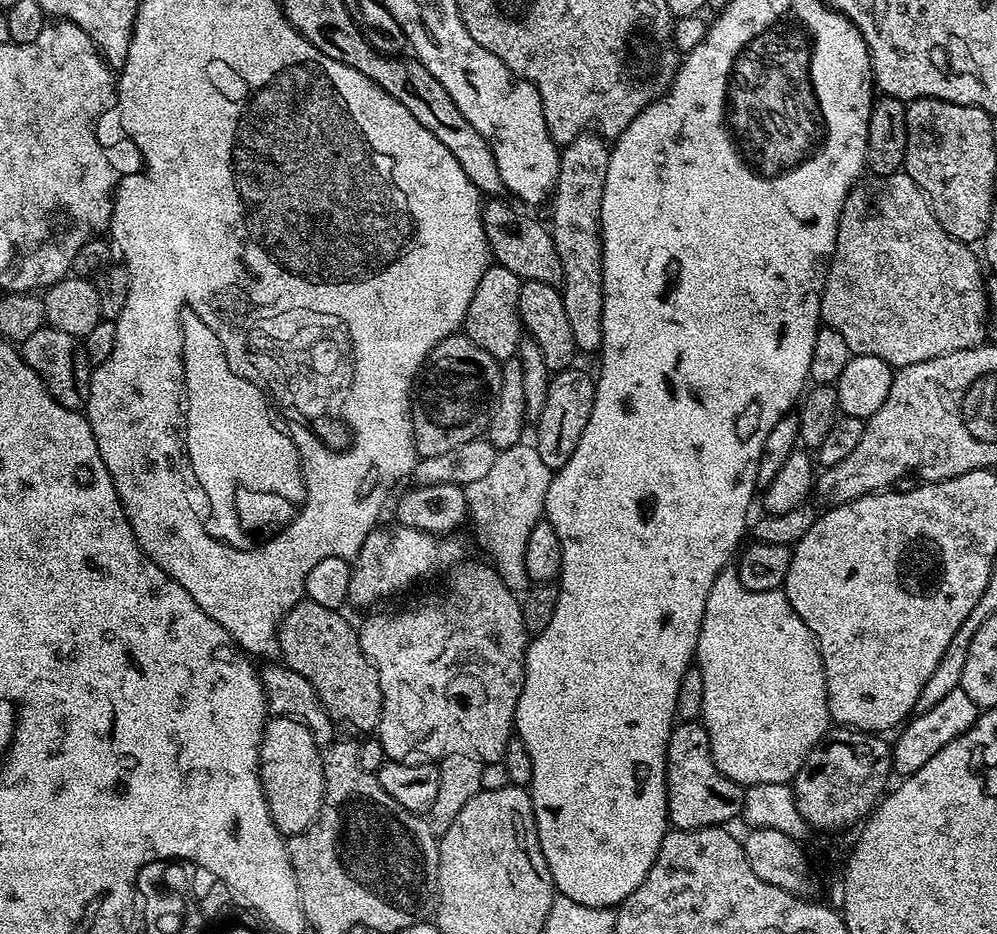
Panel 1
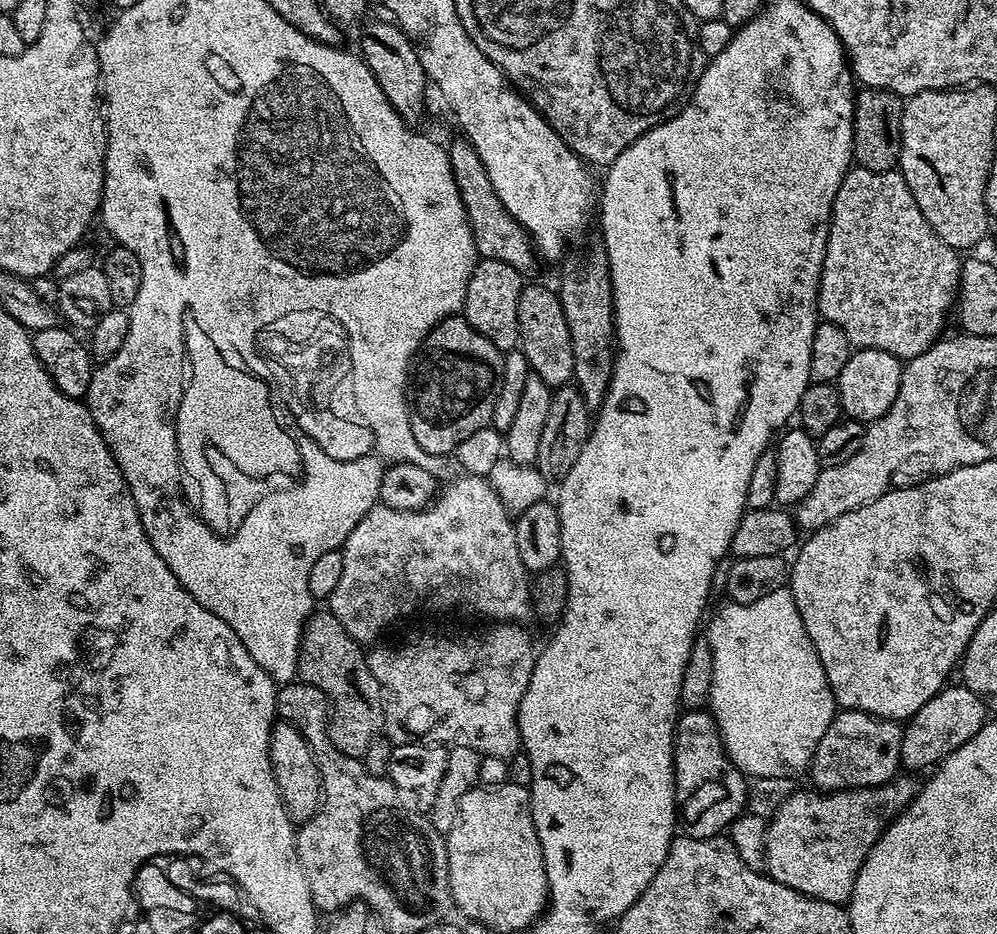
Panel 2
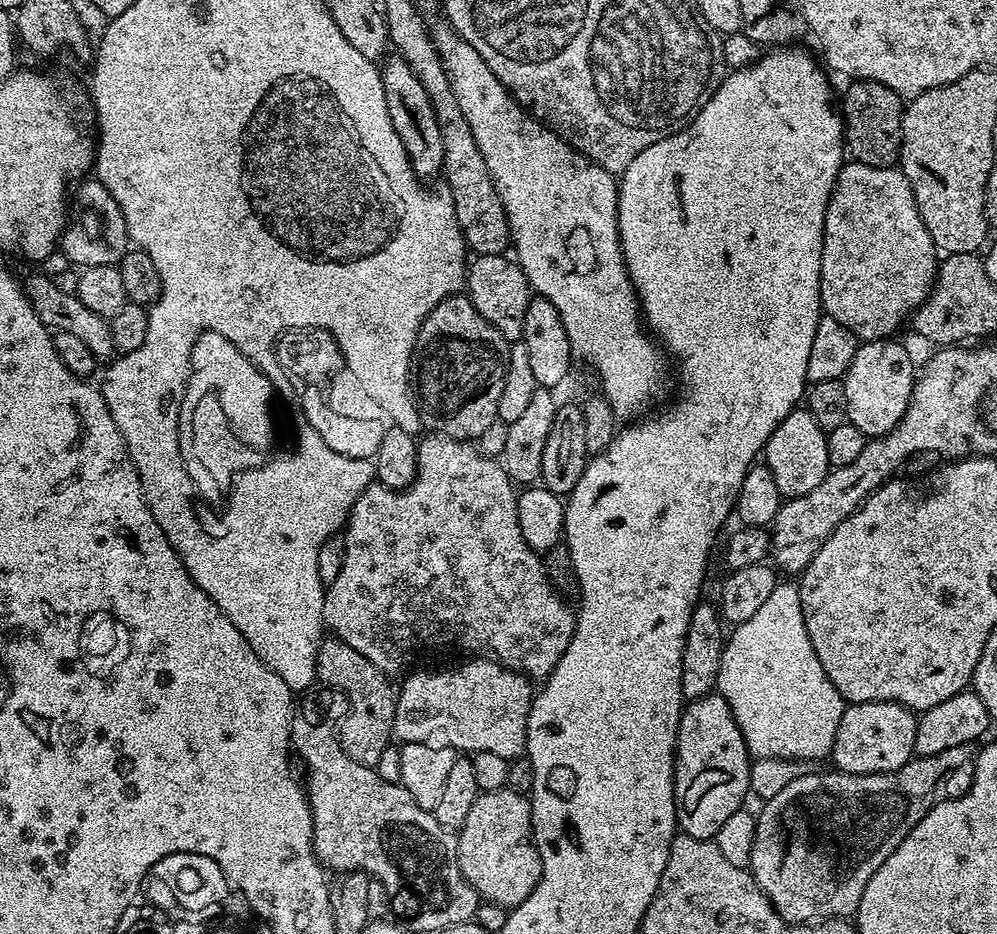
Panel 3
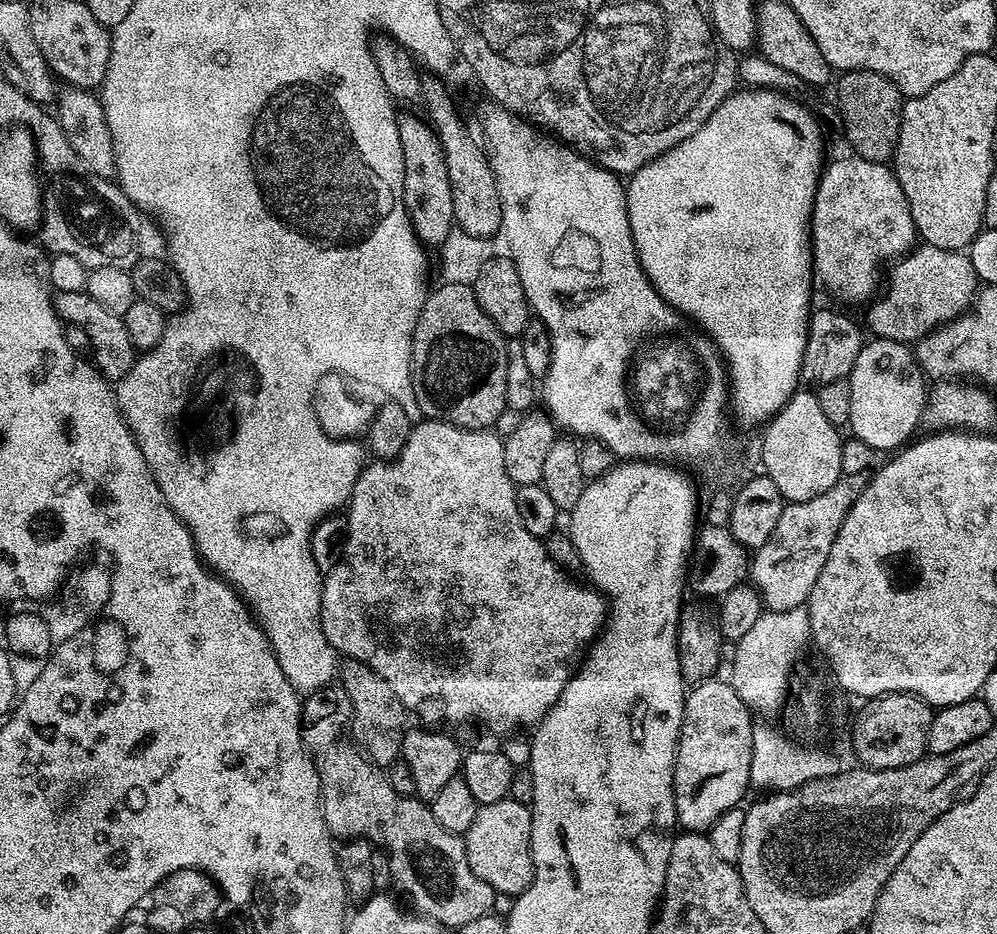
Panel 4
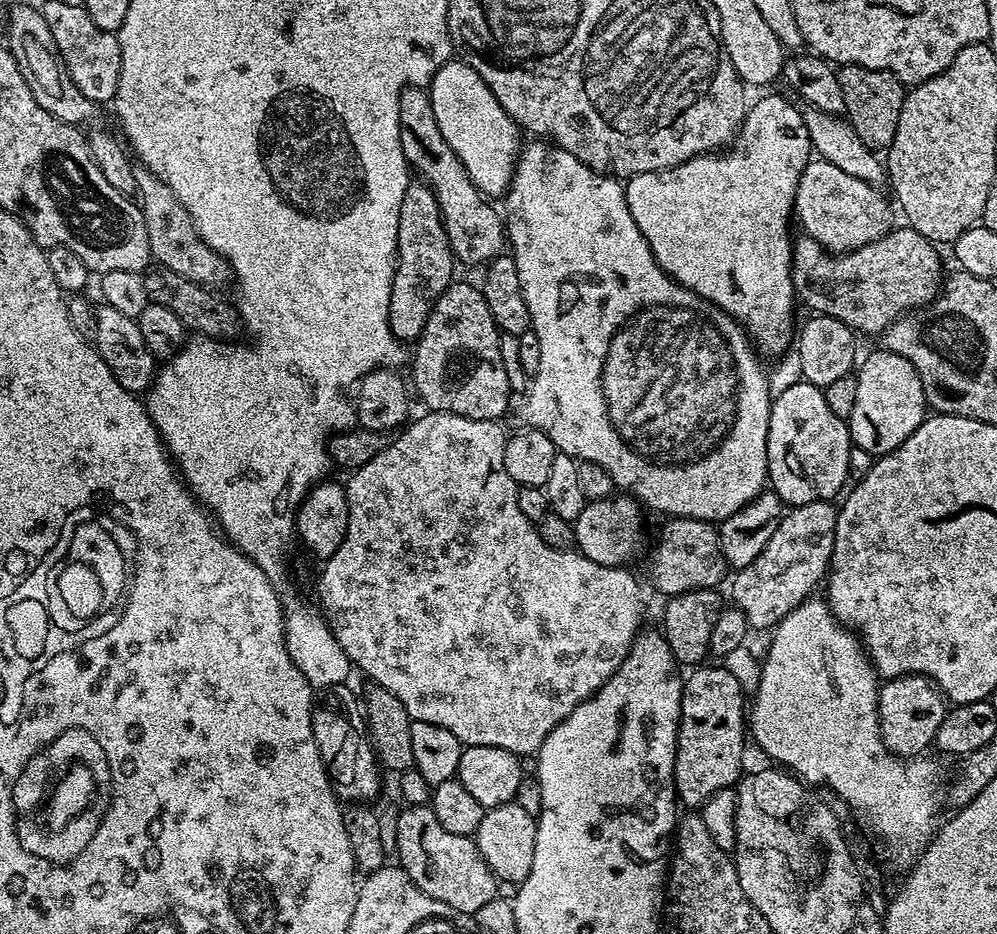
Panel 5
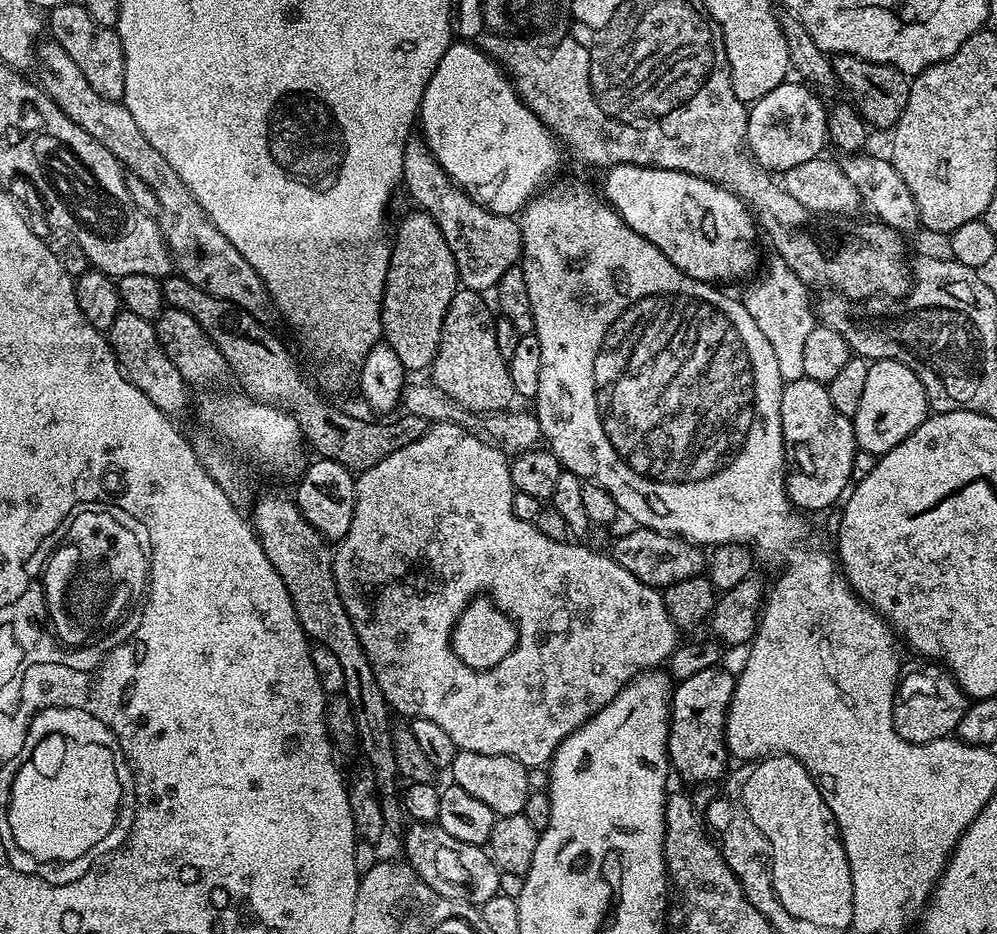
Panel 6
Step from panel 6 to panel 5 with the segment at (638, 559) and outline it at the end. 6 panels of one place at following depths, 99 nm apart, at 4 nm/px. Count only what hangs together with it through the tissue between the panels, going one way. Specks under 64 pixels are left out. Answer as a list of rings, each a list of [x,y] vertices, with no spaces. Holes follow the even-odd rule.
[[[673,516],[663,522],[652,552],[652,584],[661,592],[661,597],[677,596],[696,588],[719,589],[730,569],[722,554],[717,525],[685,516]]]

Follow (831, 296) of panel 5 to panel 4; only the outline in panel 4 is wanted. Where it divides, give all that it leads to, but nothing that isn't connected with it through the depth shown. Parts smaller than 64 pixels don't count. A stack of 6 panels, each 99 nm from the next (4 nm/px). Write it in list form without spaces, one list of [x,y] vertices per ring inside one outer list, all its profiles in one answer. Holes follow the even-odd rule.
[[[921,243],[899,257],[889,268],[892,269],[886,272],[888,285],[885,288],[883,285],[878,298],[867,305],[867,331],[872,331],[873,337],[911,345],[921,340],[926,333],[933,332],[937,326],[948,324],[969,311],[976,298],[978,277],[971,255],[963,251]]]

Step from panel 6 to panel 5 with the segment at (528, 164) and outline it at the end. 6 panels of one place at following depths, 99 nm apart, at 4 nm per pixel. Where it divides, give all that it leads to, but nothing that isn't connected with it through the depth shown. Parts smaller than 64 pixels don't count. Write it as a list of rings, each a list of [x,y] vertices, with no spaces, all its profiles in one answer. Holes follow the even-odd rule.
[[[460,58],[445,62],[436,71],[428,97],[434,110],[434,122],[438,122],[442,138],[446,138],[446,146],[450,146],[462,166],[466,166],[472,185],[485,198],[503,197],[516,169],[516,157],[522,151],[520,125],[506,115],[490,86]]]

